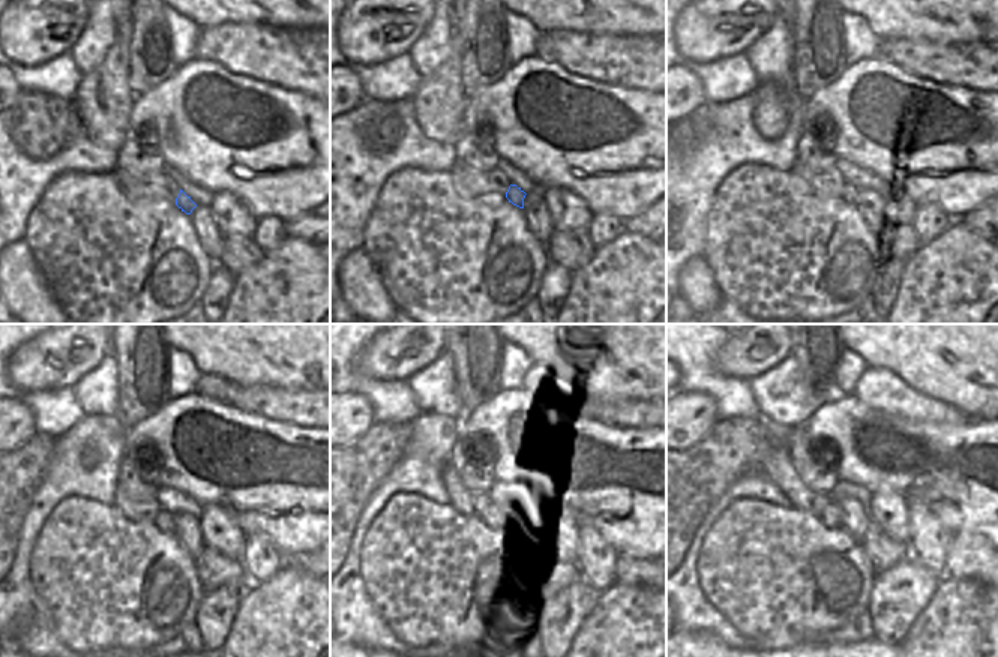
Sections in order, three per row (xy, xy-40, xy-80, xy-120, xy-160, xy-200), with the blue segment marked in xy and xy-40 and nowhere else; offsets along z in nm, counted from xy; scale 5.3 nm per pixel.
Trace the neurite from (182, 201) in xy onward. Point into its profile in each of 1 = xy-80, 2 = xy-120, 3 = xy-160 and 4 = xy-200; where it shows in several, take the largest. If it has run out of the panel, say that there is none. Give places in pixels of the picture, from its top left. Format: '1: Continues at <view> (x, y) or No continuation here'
1: Continues at xy-80 (848, 191)
2: Continues at xy-120 (165, 522)
3: Continues at xy-160 (495, 515)
4: Continues at xy-200 (829, 516)

